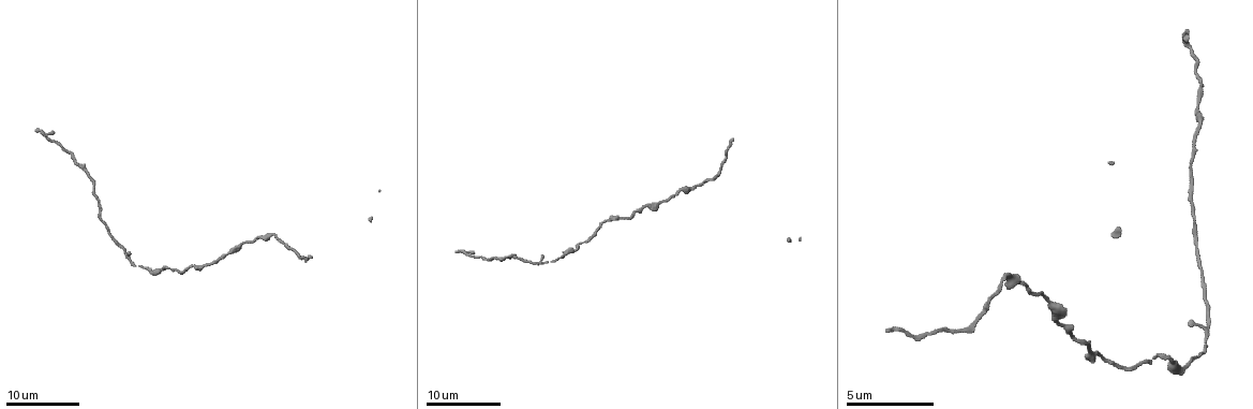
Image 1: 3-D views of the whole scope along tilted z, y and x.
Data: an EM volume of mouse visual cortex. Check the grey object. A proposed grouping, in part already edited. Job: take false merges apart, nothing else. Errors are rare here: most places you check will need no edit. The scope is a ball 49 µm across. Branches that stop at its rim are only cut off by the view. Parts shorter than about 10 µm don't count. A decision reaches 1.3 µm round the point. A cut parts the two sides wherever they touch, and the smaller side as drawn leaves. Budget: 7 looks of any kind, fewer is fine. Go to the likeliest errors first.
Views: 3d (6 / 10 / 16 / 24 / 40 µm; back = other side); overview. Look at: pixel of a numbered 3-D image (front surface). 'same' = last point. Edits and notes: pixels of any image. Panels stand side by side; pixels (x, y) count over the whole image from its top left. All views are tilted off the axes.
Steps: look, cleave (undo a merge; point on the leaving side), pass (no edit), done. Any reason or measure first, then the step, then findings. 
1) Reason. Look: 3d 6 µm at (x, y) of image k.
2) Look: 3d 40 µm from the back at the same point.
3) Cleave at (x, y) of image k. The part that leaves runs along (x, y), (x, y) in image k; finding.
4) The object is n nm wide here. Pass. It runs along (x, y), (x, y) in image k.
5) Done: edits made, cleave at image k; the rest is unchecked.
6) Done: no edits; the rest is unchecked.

Calibre changes. Look: 3d 10 µm at (165, 266) of image 1.

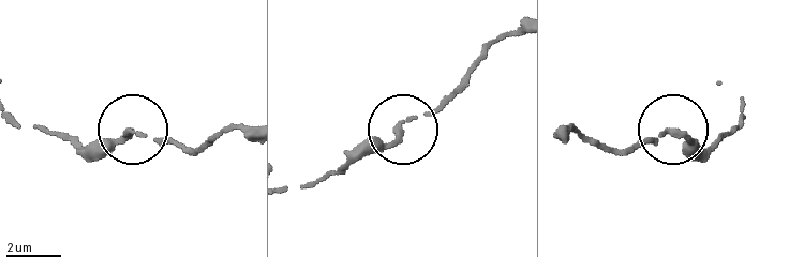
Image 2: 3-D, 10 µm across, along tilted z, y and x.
Look: 3d 6 µm at (400, 133) of image 2.

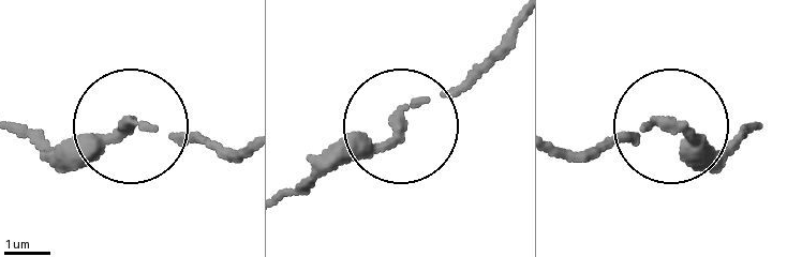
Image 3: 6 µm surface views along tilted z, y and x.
Pass. It runs along (553, 142), (590, 155), (664, 125), (736, 151) in image 3; continuous, no second cell.

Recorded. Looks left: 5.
Calibre changes. Look: 3d 10 µm at (657, 205) of image 1.

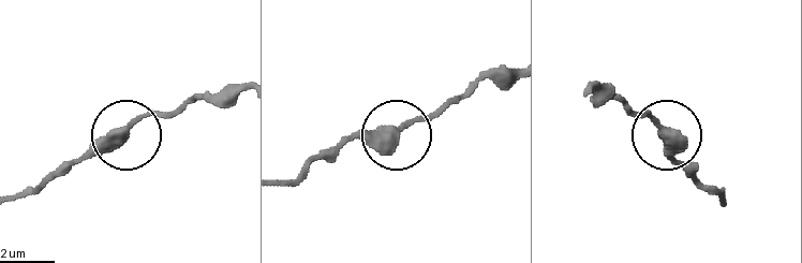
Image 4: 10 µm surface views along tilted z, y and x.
The object is 370 nm wide here. Pass. It runs along (723, 203), (669, 152), (659, 125), (618, 98) in image 4; all the same cell.

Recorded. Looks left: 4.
Sudden change in width. Look: 3d 16 µm at (272, 233) of image 1.

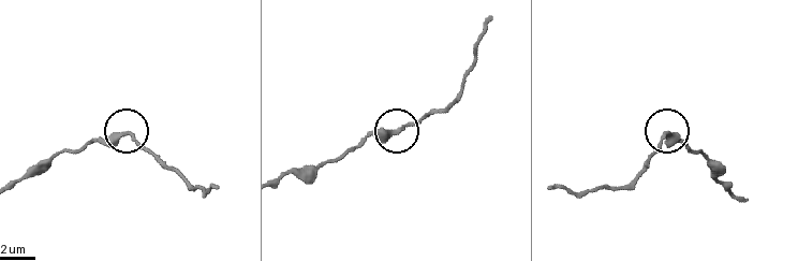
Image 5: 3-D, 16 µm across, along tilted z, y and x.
Pass. It runs along (9, 187), (59, 155), (127, 133), (154, 159) in image 5; one cell here.

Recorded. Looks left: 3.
Done: no edits; the rest is unchecked.

